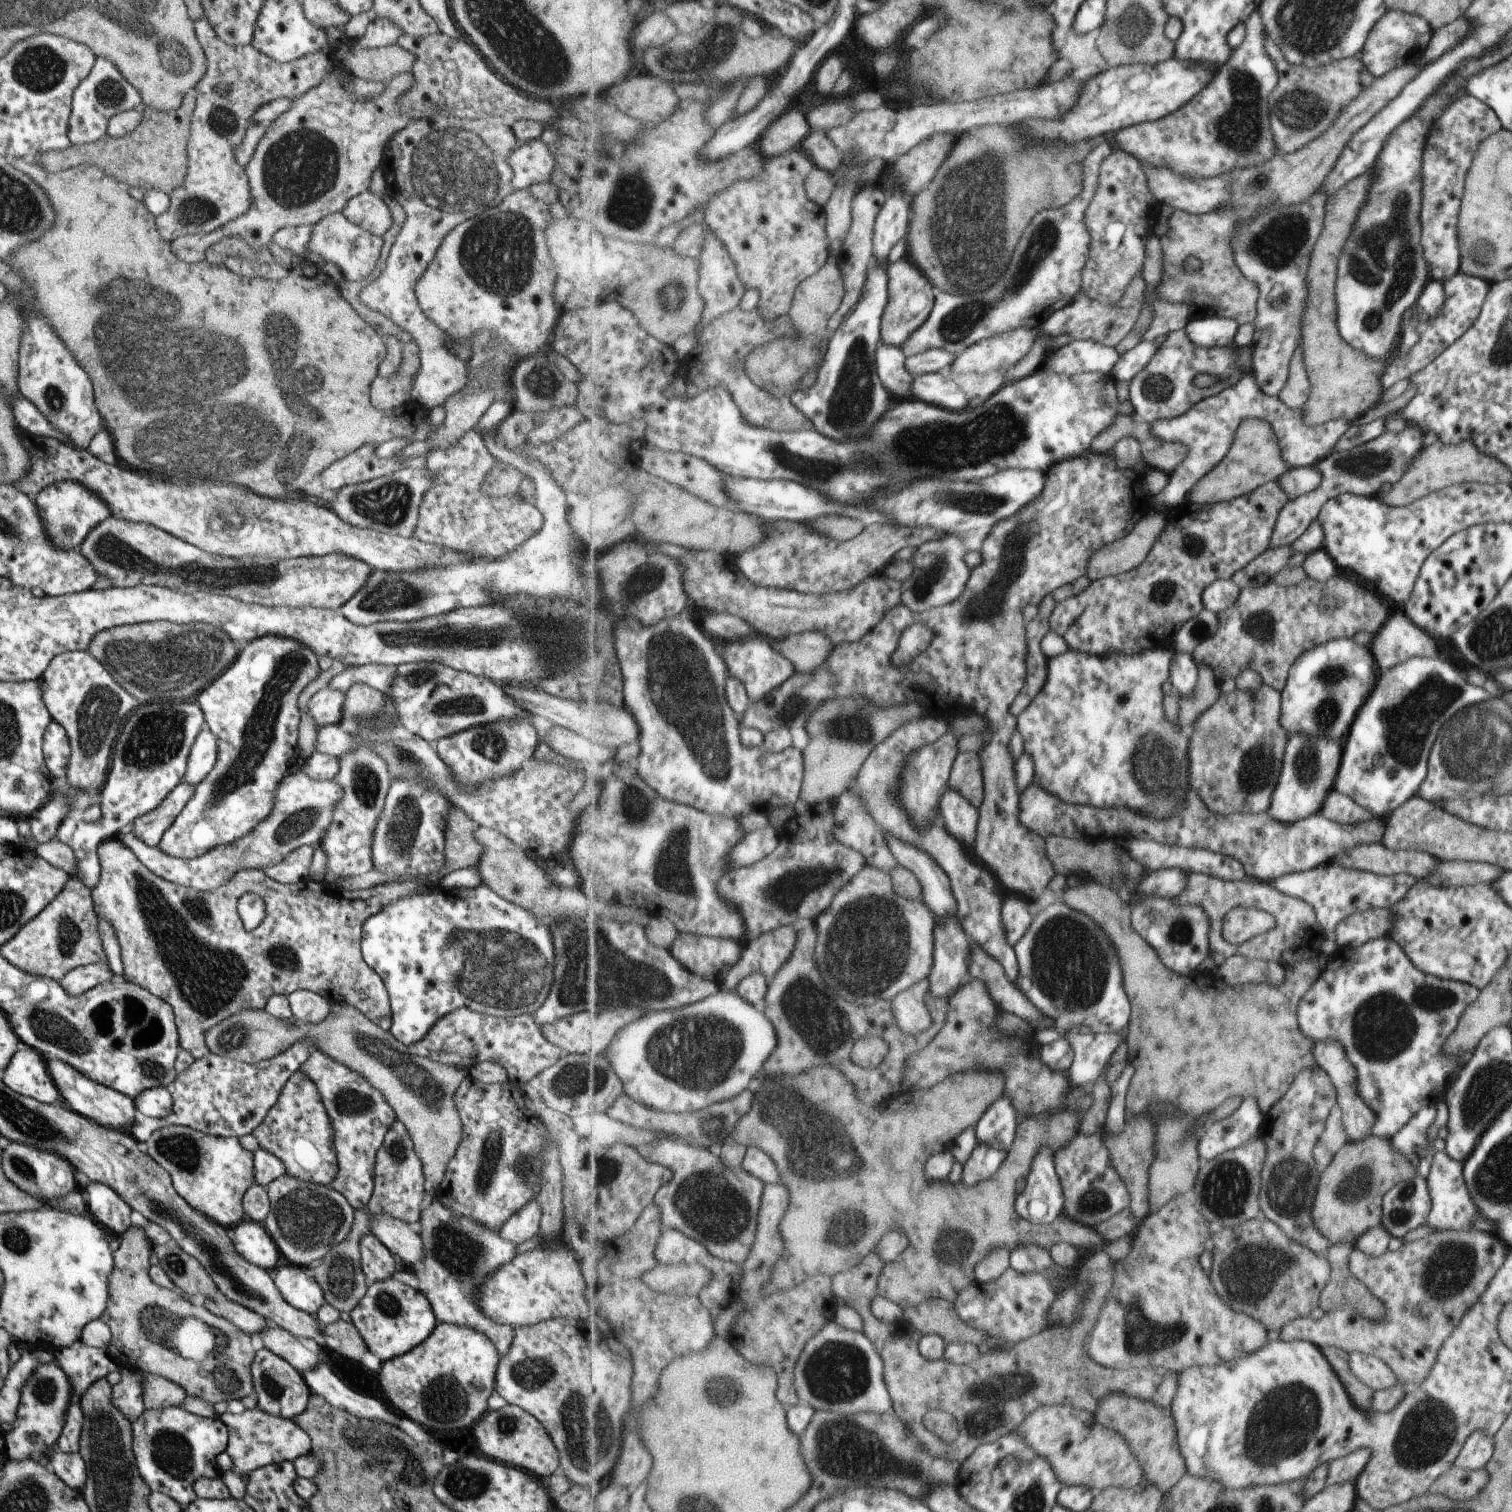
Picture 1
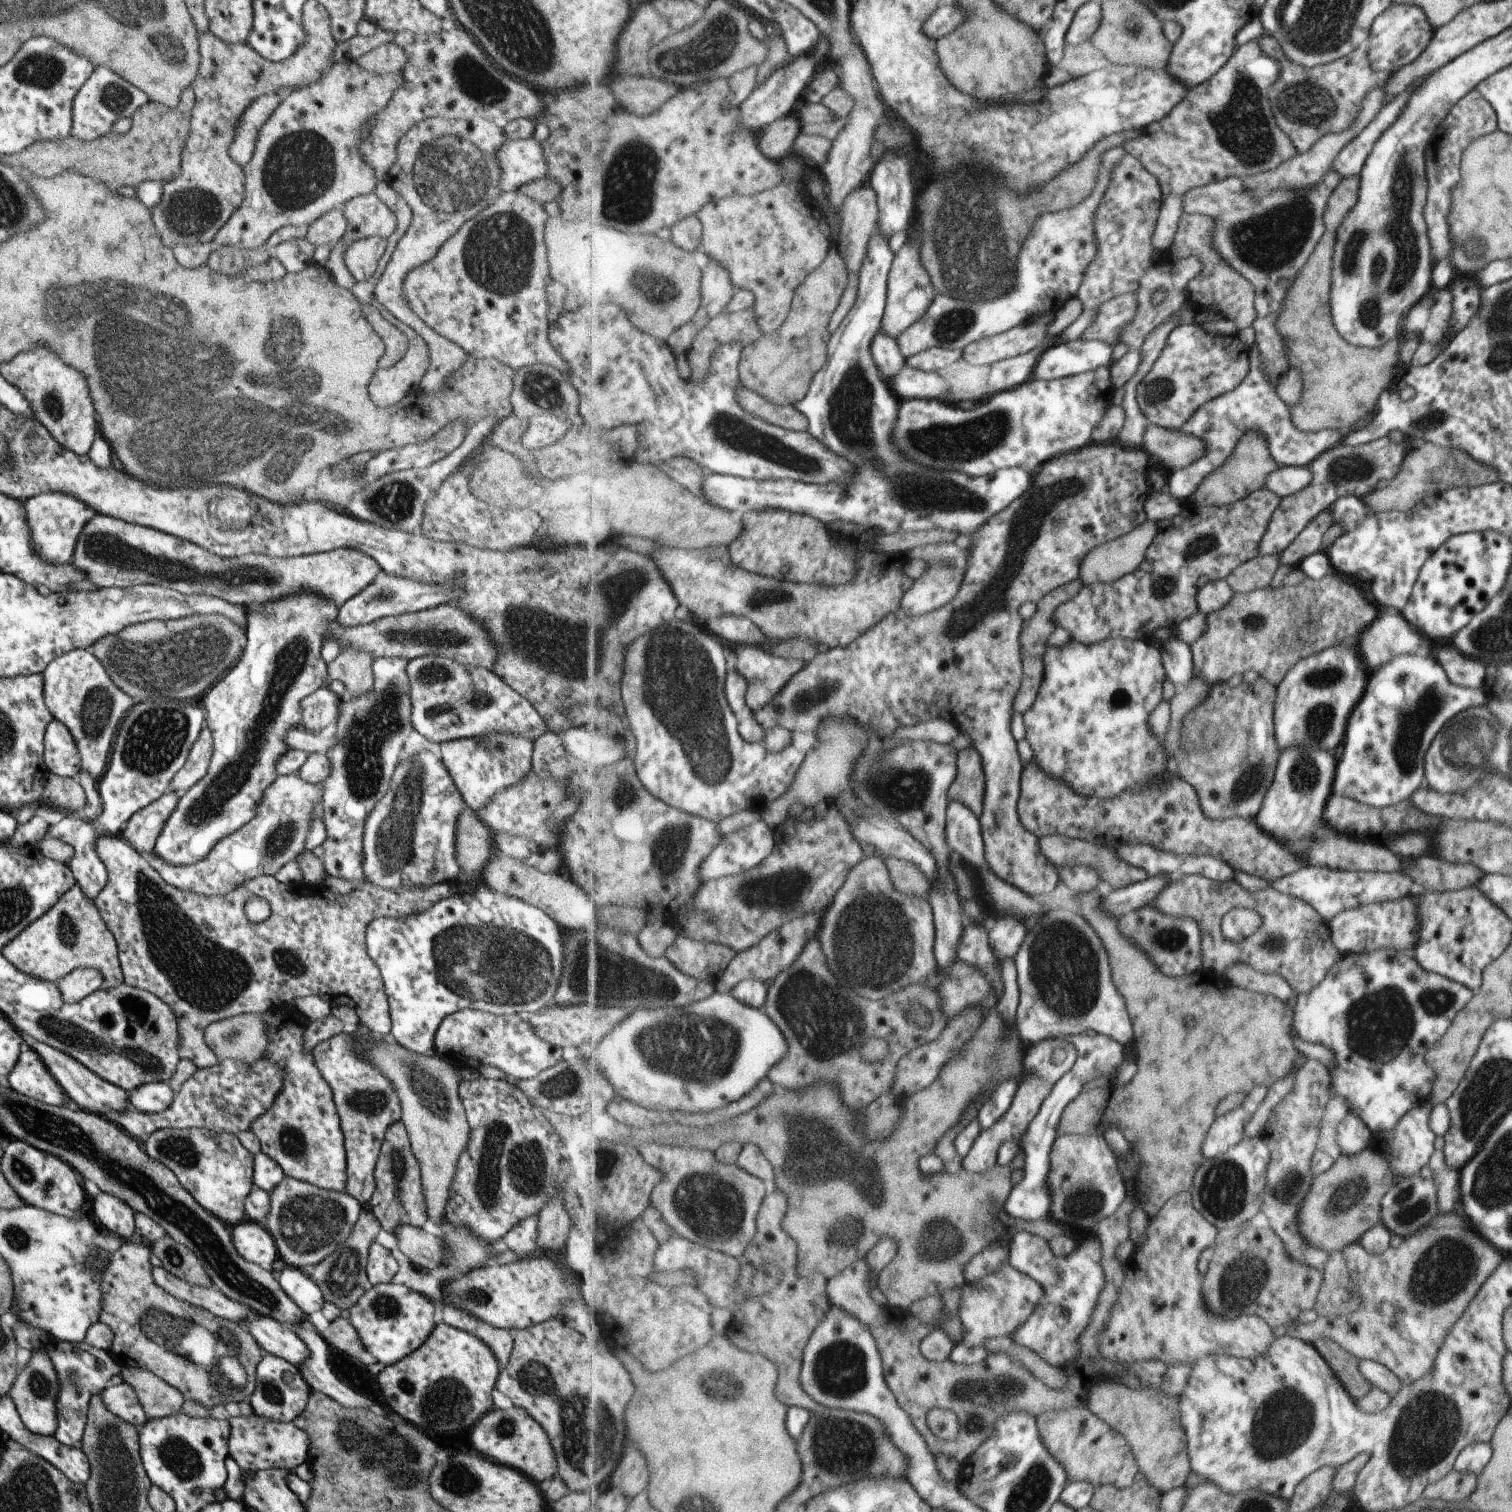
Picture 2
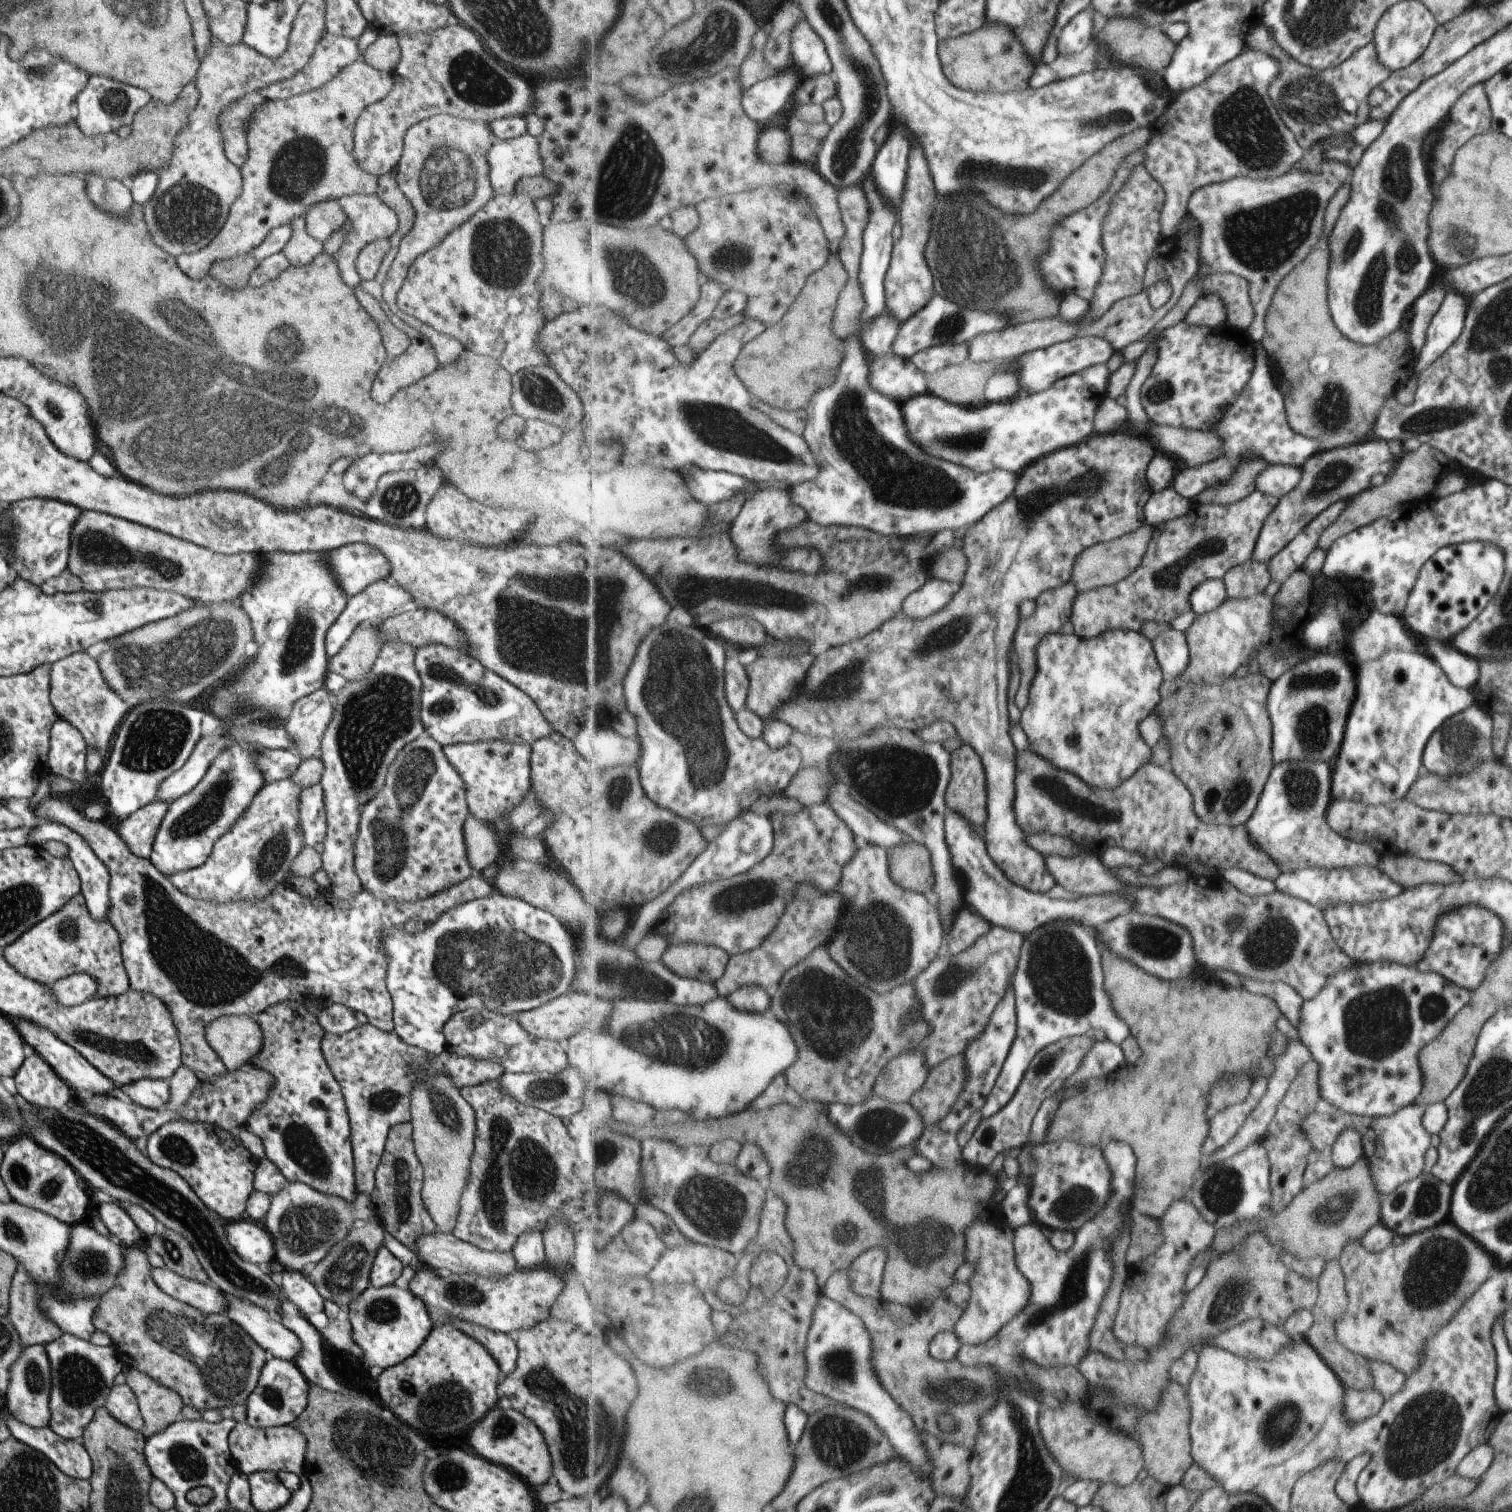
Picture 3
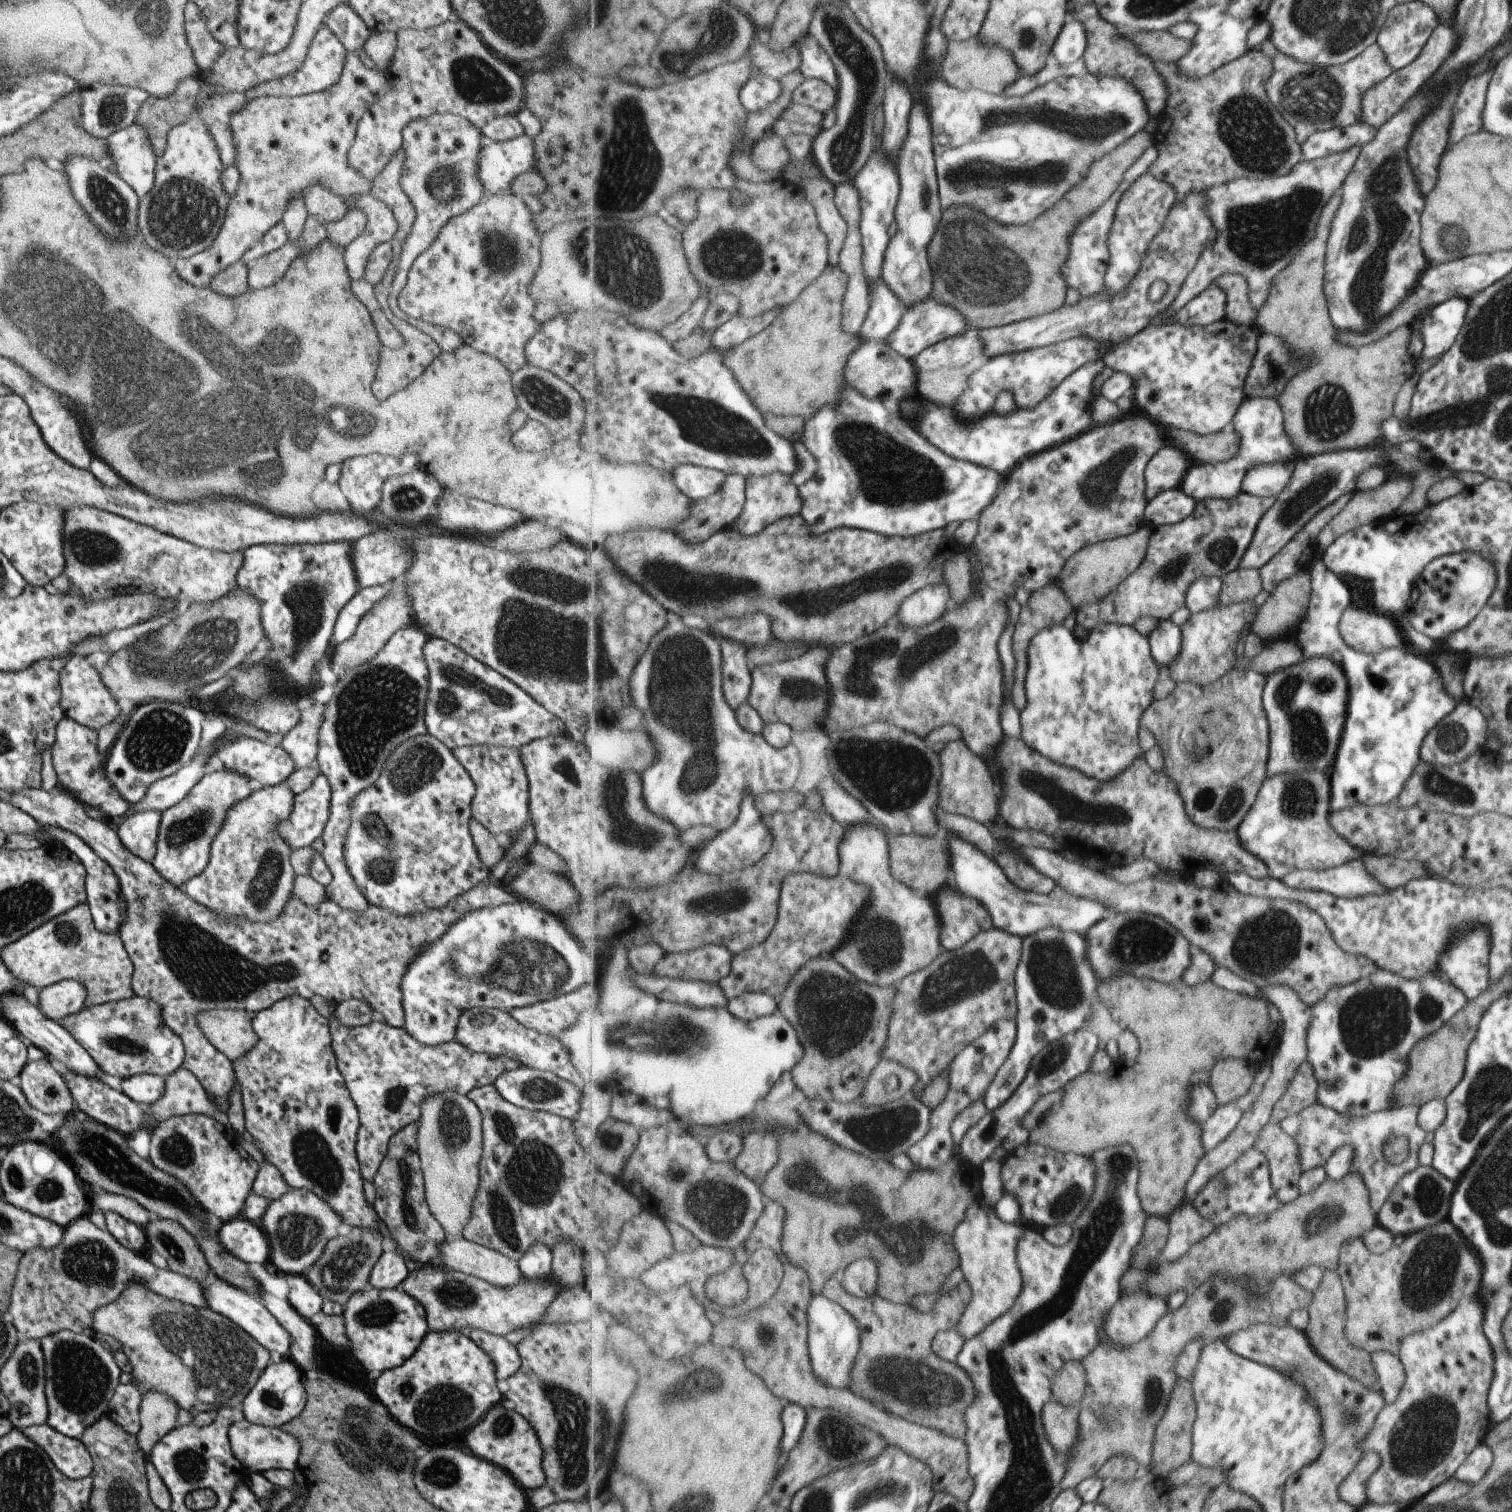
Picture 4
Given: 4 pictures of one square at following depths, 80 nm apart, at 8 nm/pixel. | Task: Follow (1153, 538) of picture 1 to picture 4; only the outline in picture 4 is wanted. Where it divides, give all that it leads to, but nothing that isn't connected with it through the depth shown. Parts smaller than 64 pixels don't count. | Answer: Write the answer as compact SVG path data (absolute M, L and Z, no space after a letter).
M1145 524L1134 534L1087 546L1067 562L1055 584L1063 586L1075 611L1087 604L1103 600L1107 594L1117 590L1133 572L1138 571L1146 559L1153 529L1149 524Z

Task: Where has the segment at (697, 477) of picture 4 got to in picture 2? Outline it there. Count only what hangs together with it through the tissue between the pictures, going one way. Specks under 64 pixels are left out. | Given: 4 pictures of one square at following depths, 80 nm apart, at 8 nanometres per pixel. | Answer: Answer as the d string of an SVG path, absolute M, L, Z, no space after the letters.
M876 227L870 238L867 256L864 258L860 272L861 282L857 302L837 332L830 335L826 364L815 375L809 394L795 405L810 420L808 431L821 444L826 445L835 454L854 465L856 467L854 475L849 482L813 484L791 479L770 481L746 479L711 471L704 476L702 492L714 505L745 514L749 511L760 511L759 508L767 508L767 502L769 504L785 502L789 504L789 508L793 506L803 508L801 513L815 517L827 526L837 522L853 523L859 525L861 529L875 529L882 531L885 535L904 532L917 534L933 530L933 528L943 528L943 530L953 530L958 534L962 532L969 536L972 532L979 530L993 515L1005 510L1032 487L1034 474L1021 467L999 469L992 475L971 478L967 473L955 472L952 468L936 469L920 465L900 451L894 439L894 431L900 418L901 400L891 392L871 352L873 339L881 331L882 320L886 314L888 280L894 263L895 254L889 246L889 237L885 231Z

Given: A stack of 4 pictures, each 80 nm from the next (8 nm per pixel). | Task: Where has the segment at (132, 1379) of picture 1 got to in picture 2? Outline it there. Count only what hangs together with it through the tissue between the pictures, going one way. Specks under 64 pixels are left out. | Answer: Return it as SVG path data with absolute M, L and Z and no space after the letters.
M126 1382L108 1384L102 1390L100 1398L111 1414L136 1428L144 1426L146 1416L132 1388Z

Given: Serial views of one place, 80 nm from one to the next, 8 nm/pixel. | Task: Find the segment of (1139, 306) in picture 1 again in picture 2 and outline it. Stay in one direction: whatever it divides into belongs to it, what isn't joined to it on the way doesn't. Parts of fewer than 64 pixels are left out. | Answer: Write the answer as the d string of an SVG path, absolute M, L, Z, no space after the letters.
M1138 292L1111 299L1097 313L1100 316L1087 328L1084 339L1101 339L1115 346L1124 328L1132 323L1138 311Z

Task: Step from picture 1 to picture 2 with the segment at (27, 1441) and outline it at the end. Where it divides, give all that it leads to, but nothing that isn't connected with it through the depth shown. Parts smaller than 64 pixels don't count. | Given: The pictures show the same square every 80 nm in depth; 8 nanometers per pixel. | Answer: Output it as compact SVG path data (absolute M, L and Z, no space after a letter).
M44 1347L33 1349L28 1361L18 1369L13 1384L7 1394L15 1407L21 1422L32 1433L51 1436L56 1425L56 1410L54 1402L58 1391L58 1382L50 1358Z

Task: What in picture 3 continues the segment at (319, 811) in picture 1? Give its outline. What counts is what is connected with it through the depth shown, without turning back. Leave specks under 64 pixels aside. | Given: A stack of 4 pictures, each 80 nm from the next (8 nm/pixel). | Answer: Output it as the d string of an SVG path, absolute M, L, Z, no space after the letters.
M261 748L254 762L265 784L256 792L245 812L215 840L202 865L165 875L179 892L218 905L235 904L238 901L263 901L279 883L286 883L291 861L304 846L298 827L301 789L289 779L301 760L289 749Z

